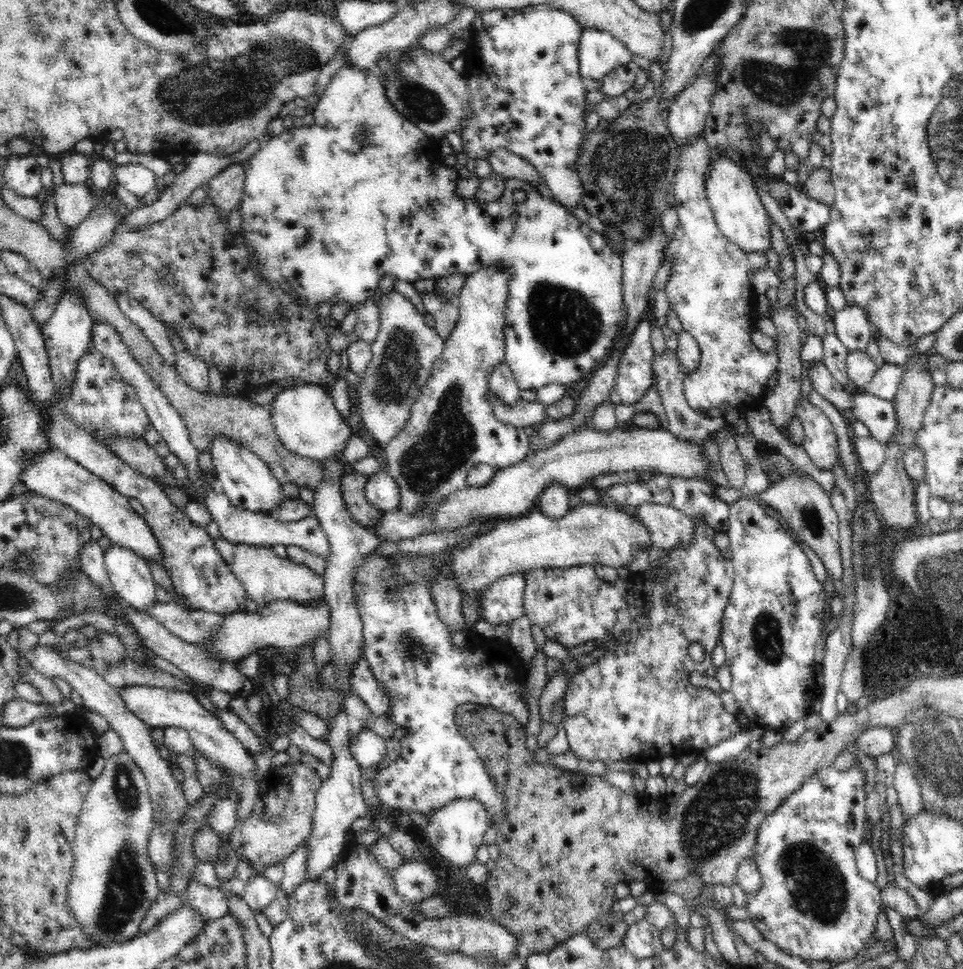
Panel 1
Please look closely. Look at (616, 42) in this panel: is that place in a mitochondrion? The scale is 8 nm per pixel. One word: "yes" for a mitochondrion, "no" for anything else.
no

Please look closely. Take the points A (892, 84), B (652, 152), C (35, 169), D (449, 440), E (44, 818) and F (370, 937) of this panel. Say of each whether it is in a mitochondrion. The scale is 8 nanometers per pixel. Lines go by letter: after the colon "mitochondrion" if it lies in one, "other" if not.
A: other
B: mitochondrion
C: other
D: mitochondrion
E: mitochondrion
F: mitochondrion

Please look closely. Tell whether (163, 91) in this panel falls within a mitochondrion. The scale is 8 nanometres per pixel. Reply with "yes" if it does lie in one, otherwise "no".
yes

